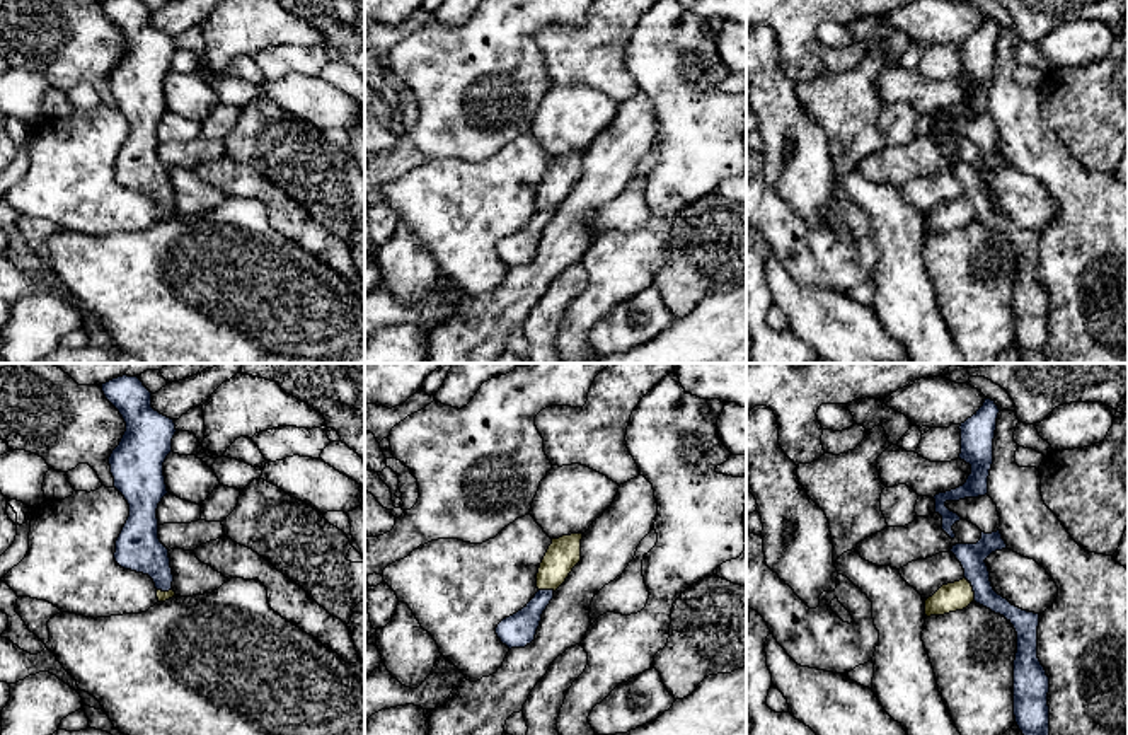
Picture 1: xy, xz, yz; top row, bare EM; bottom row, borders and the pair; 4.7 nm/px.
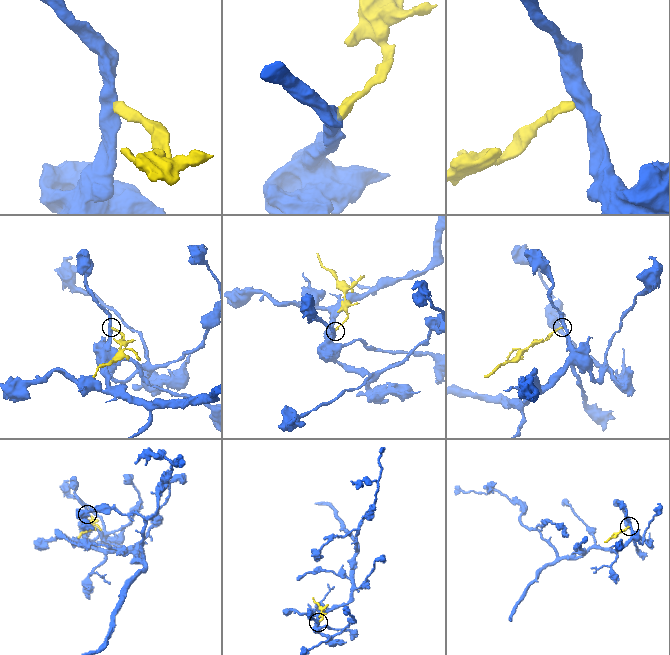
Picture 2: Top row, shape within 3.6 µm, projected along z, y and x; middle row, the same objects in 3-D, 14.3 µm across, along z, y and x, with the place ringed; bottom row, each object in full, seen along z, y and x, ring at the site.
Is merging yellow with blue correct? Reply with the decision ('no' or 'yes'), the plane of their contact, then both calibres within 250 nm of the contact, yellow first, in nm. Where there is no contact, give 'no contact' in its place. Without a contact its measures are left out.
yes; meets yellow in yz; 140 nm thick on the yellow side, 130 nm on the other

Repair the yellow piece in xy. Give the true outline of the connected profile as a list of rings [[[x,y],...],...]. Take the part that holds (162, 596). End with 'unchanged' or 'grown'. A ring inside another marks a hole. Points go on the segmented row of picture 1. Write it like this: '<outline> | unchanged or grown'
[[[138,377],[102,384],[106,399],[119,411],[126,431],[109,457],[114,488],[129,505],[129,517],[116,541],[116,563],[148,575],[158,602],[176,597],[169,549],[158,539],[157,508],[169,493],[164,462],[172,452],[174,420],[152,408],[152,392]]] | grown

